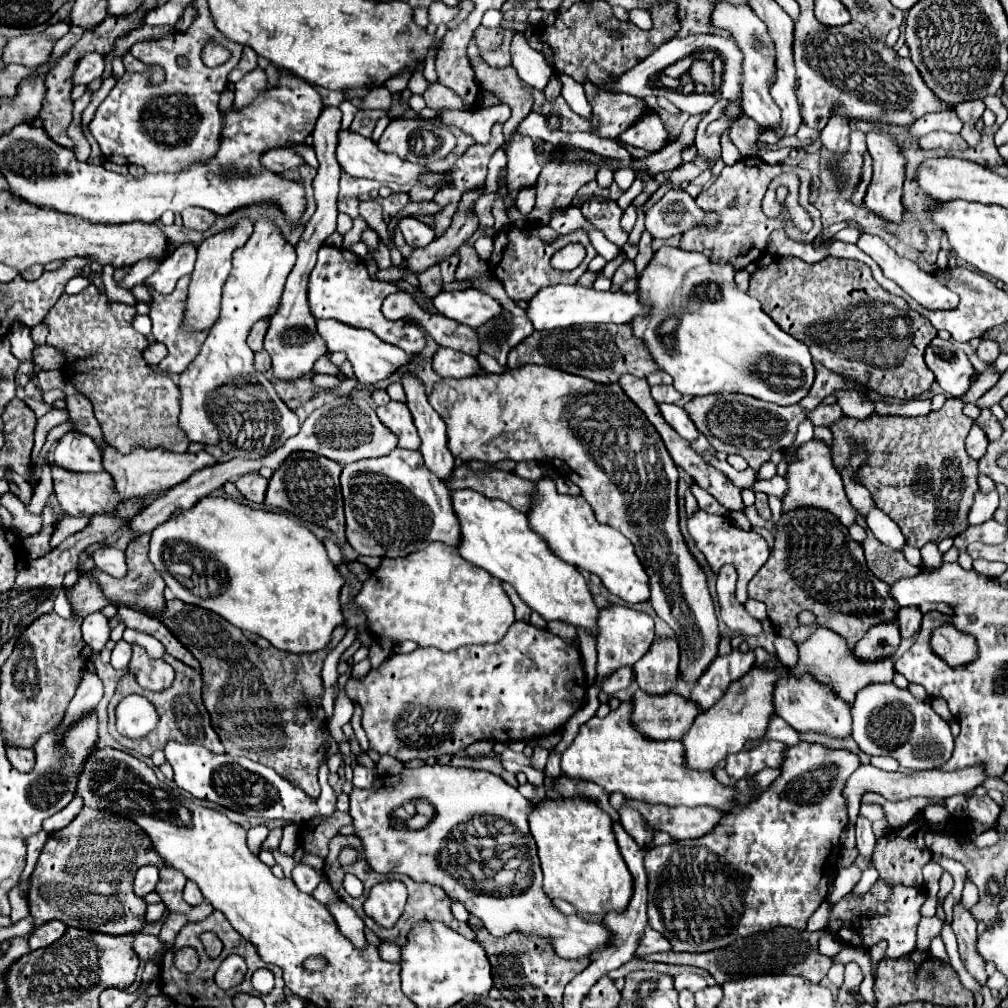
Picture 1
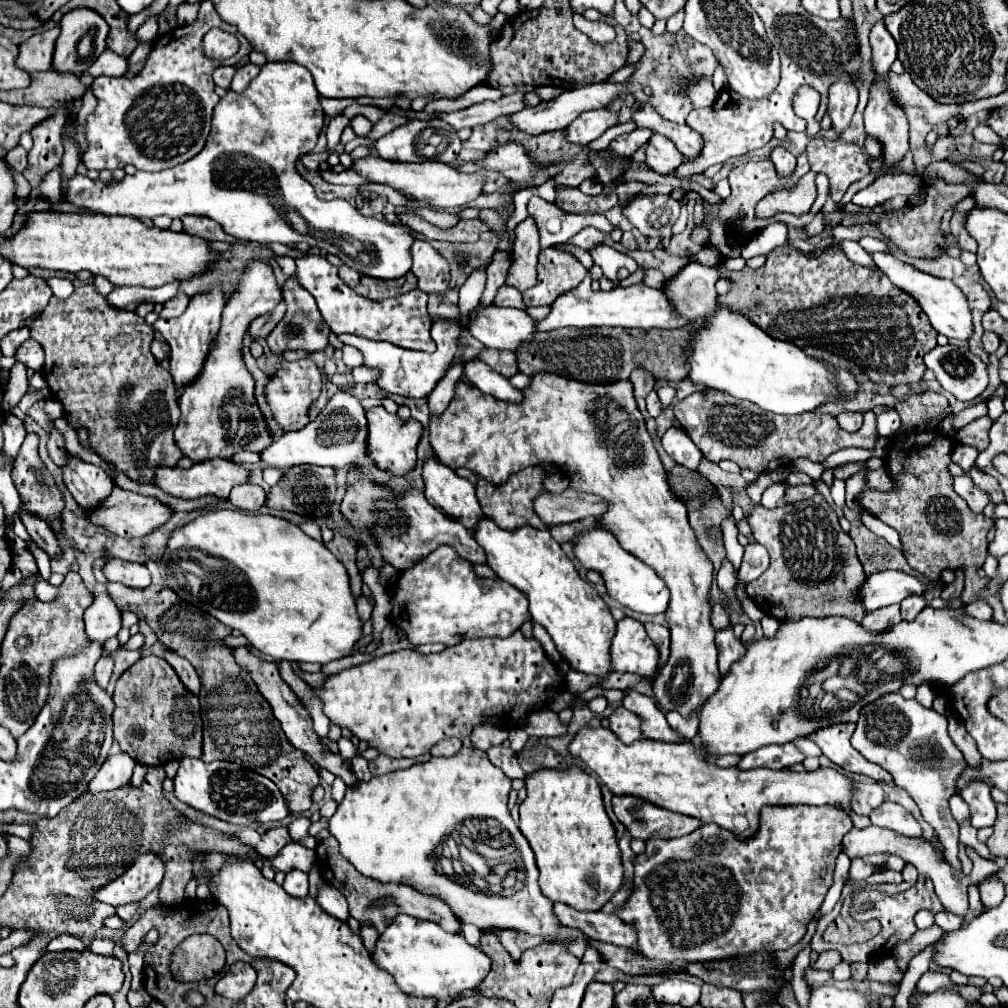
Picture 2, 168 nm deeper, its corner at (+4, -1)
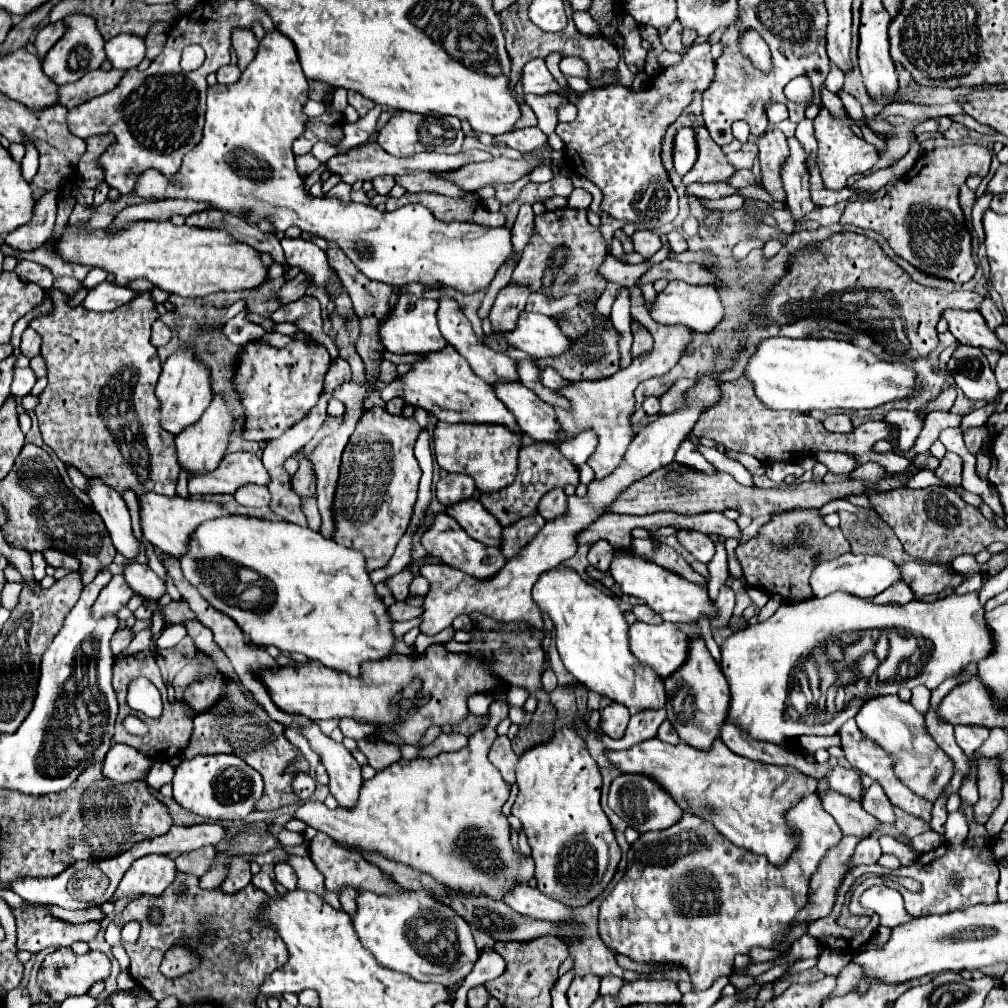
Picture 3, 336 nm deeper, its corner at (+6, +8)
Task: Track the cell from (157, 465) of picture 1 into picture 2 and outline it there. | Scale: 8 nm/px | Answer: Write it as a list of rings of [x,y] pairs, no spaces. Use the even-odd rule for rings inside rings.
[[[225,459],[201,461],[201,463],[195,463],[195,465],[189,467],[189,469],[163,467],[163,465],[159,465],[159,469],[155,471],[155,477],[151,479],[151,485],[155,485],[157,489],[161,489],[161,491],[167,493],[167,495],[183,497],[183,499],[197,499],[197,497],[201,497],[201,495],[217,495],[217,497],[227,499],[227,497],[229,497],[229,491],[231,491],[235,485],[245,483],[247,473],[249,473],[249,471],[247,471],[245,467],[235,465],[235,463],[231,463],[231,461],[225,461]]]

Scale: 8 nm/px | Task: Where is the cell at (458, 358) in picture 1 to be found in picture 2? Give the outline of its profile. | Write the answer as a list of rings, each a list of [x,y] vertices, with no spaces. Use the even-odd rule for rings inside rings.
[[[479,359],[465,361],[463,375],[469,379],[471,385],[475,385],[477,389],[481,389],[487,395],[499,397],[503,401],[521,401],[521,391],[511,387],[509,381],[501,373],[495,373],[489,365],[485,365]]]

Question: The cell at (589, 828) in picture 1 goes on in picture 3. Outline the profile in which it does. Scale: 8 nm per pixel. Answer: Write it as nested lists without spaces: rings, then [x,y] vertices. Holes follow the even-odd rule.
[[[567,726],[555,732],[551,740],[541,742],[519,756],[515,766],[517,774],[517,800],[513,804],[513,816],[517,816],[523,824],[523,832],[531,846],[531,858],[535,860],[535,878],[539,890],[545,896],[563,902],[565,906],[577,908],[589,904],[597,894],[601,894],[611,882],[617,864],[621,860],[621,850],[611,830],[611,822],[601,810],[601,774],[597,762],[591,758],[585,740],[581,734]]]

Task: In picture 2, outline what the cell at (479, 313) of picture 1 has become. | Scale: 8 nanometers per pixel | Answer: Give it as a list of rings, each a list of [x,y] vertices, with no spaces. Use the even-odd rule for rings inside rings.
[[[477,305],[469,317],[467,317],[467,329],[469,333],[481,341],[485,347],[493,349],[509,349],[515,351],[523,341],[531,341],[535,333],[535,321],[521,309],[511,309],[511,307],[497,307],[497,305]]]

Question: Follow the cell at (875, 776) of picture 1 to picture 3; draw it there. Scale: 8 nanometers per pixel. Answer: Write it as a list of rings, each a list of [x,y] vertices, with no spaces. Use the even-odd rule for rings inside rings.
[[[653,738],[623,752],[607,752],[607,756],[621,772],[645,774],[657,780],[683,812],[691,812],[711,822],[729,842],[767,856],[775,866],[781,866],[783,860],[797,850],[795,830],[787,824],[785,812],[795,806],[799,798],[815,794],[817,788],[815,778],[805,776],[795,768],[755,762],[729,752],[721,738],[715,740],[713,748],[707,752],[689,748],[687,744],[671,746]],[[785,780],[793,780],[793,794],[785,796],[785,800],[775,800],[773,792]]]

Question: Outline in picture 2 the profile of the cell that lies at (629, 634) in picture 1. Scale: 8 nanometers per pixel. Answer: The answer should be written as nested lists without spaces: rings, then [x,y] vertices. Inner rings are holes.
[[[623,617],[611,641],[611,669],[651,677],[659,663],[659,651],[647,637],[643,623]]]

